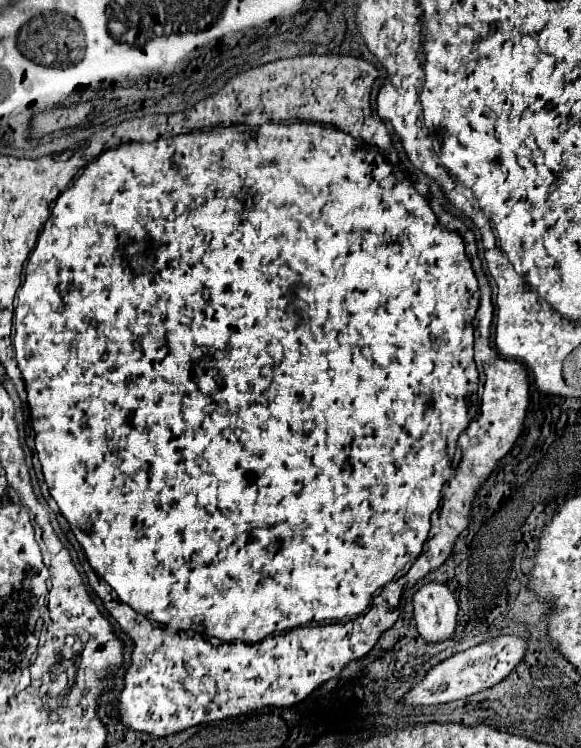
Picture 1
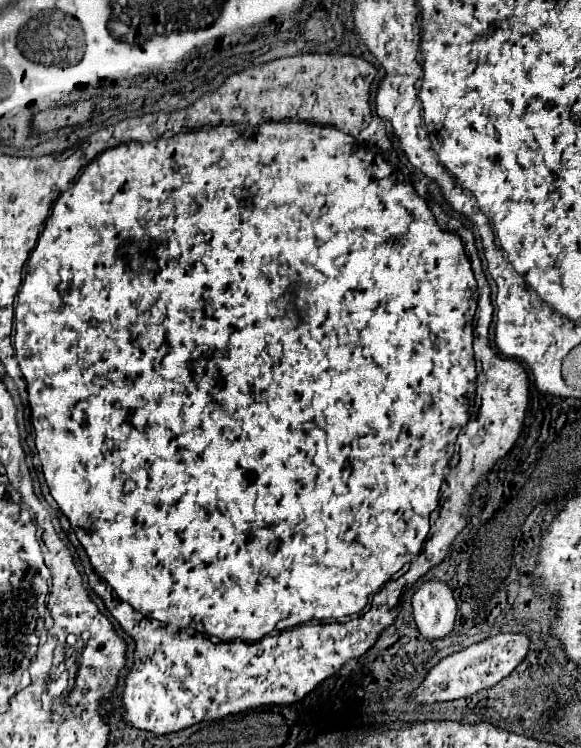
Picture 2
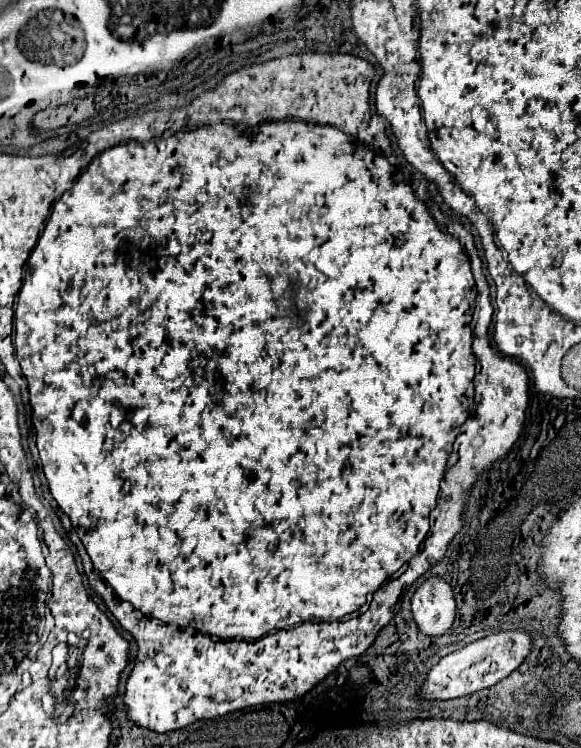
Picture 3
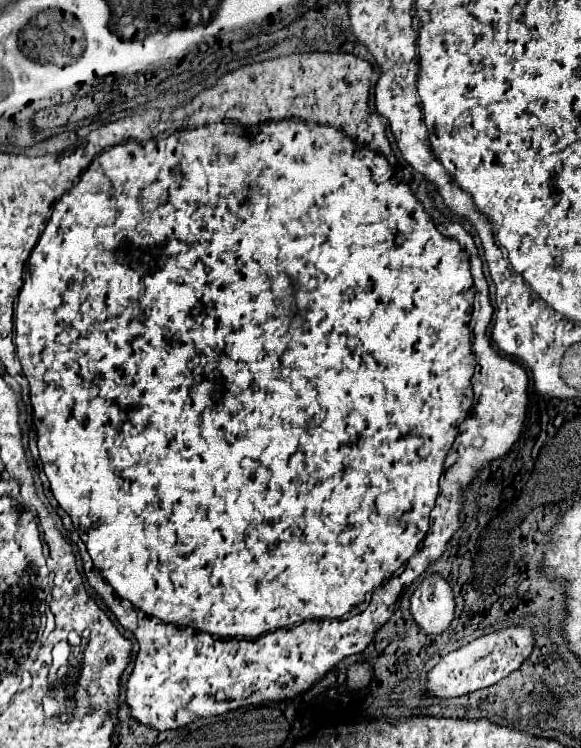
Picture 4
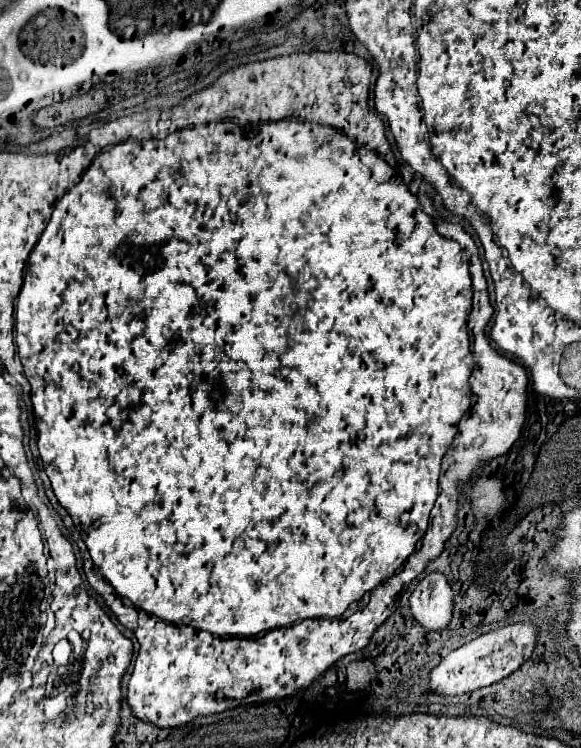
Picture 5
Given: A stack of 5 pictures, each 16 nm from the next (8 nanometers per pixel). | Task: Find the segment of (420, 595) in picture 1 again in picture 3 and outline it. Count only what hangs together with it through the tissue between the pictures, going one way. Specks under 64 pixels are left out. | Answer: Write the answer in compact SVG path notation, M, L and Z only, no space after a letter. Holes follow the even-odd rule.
M428 578L412 596L412 614L424 636L436 638L448 634L456 616L450 586L440 578Z

